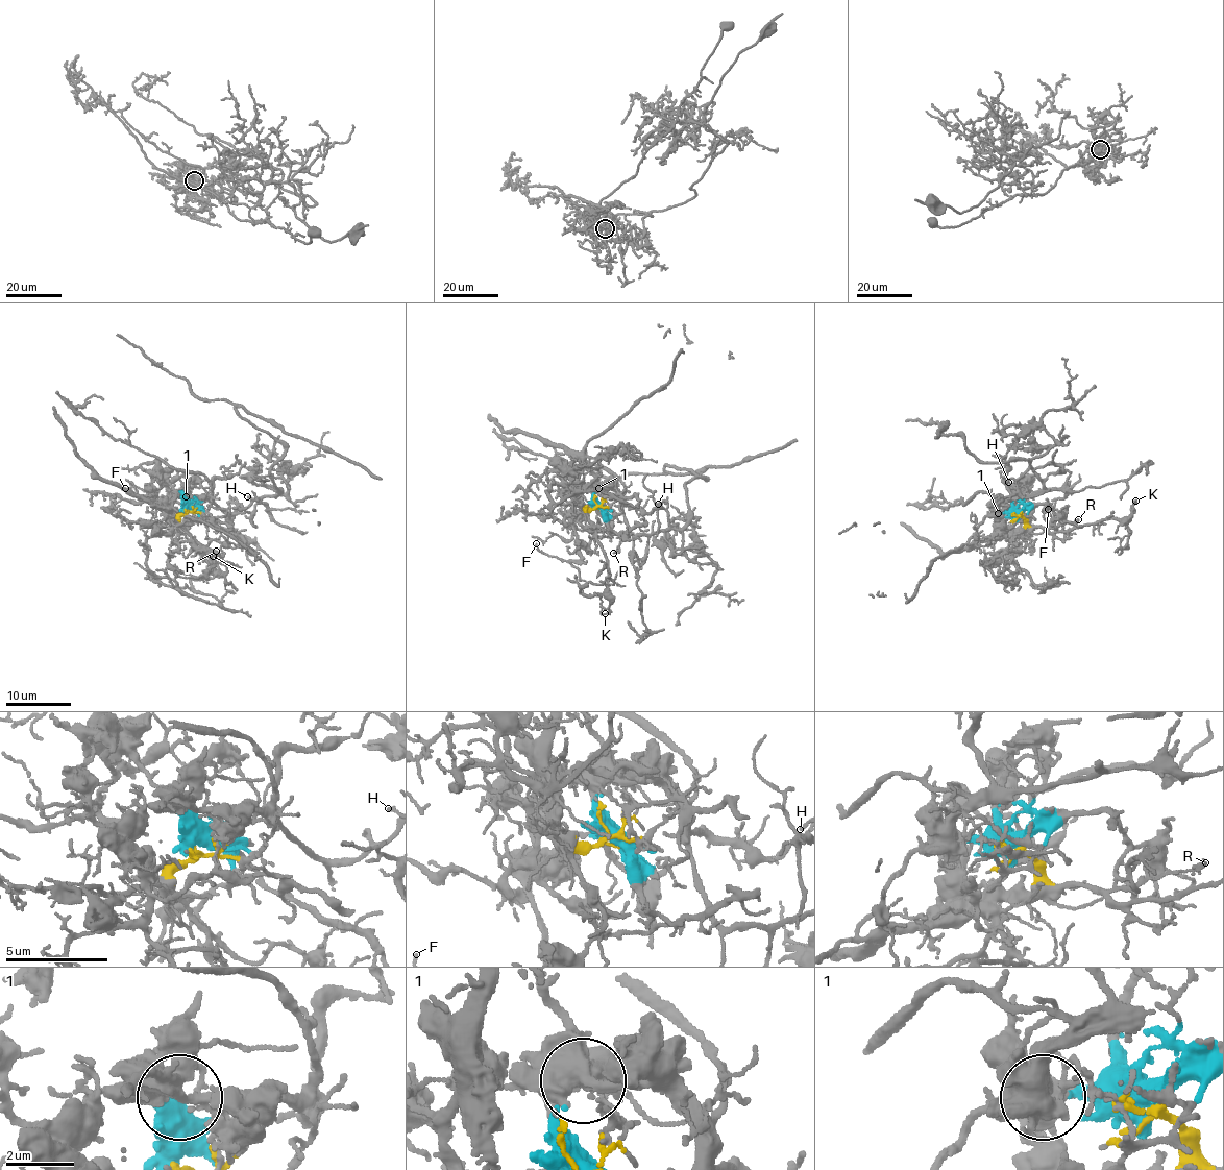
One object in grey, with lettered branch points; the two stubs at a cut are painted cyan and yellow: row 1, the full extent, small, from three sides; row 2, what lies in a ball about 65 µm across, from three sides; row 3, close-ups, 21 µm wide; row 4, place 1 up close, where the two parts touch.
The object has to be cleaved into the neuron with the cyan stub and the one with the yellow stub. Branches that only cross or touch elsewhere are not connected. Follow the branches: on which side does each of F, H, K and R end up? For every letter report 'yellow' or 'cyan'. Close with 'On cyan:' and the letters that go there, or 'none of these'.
F: cyan
H: cyan
K: yellow
R: yellow
On cyan: F, H

